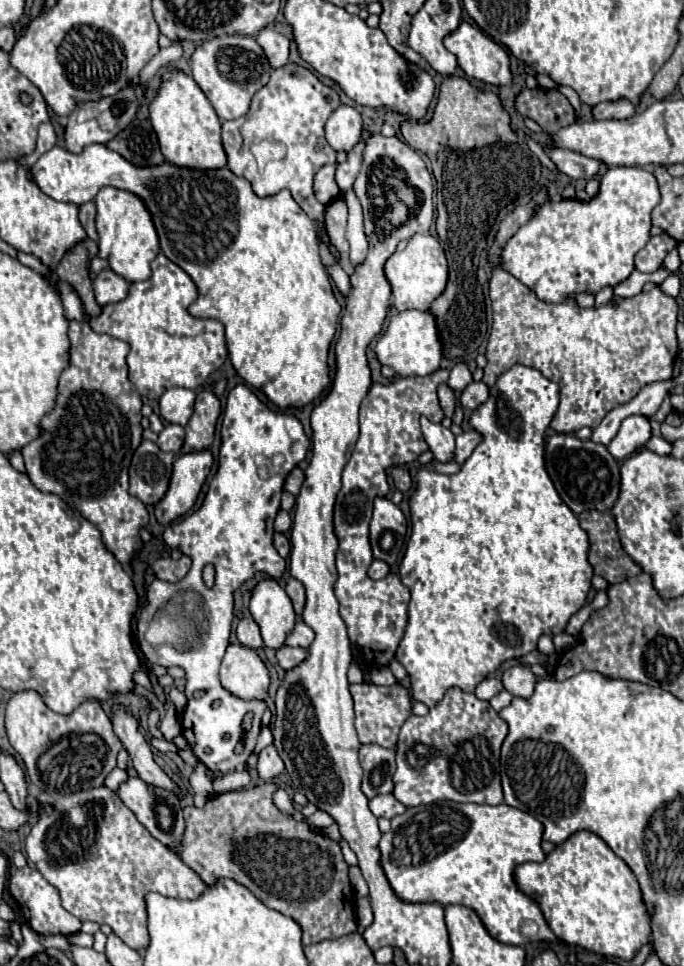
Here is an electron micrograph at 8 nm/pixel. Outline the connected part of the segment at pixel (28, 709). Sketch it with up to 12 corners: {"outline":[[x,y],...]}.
{"outline":[[97,700],[7,702],[9,742],[51,796],[101,786],[123,748]]}

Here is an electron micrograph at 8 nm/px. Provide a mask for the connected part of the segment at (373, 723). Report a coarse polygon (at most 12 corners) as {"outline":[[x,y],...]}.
{"outline":[[401,684],[349,686],[361,744],[393,748],[411,698]]}

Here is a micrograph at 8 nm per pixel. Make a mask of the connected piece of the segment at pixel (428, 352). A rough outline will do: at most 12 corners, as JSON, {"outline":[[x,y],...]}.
{"outline":[[429,312],[391,316],[375,344],[397,376],[439,370],[441,342]]}

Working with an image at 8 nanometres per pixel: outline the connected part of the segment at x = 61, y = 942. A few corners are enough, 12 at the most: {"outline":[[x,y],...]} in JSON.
{"outline":[[61,934],[41,936],[41,944],[69,950],[67,940]]}

